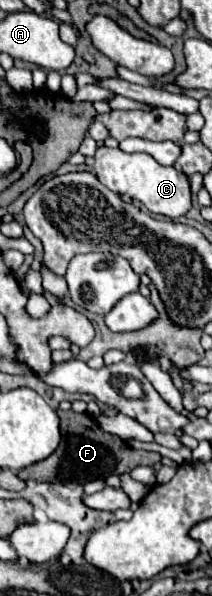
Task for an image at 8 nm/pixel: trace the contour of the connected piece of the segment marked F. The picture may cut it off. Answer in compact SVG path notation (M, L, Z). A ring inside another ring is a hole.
M58 409L58 417L60 417L60 431L62 431L62 441L56 449L56 453L52 453L52 457L38 461L36 465L24 467L18 471L18 475L28 481L30 477L34 477L36 481L50 481L50 483L66 483L66 481L74 481L74 483L88 483L92 479L106 479L110 473L114 475L122 475L124 471L134 469L136 465L156 465L160 463L160 455L152 453L152 451L138 451L128 447L120 437L110 435L106 431L100 429L100 425L90 417L90 415L78 415L74 411L62 411Z

